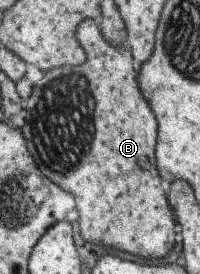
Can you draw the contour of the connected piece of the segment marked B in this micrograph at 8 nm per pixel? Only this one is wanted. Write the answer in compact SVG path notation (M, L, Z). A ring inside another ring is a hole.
M92 20L81 21L76 26L75 36L84 50L85 62L46 70L34 84L26 102L28 114L20 128L26 140L26 148L34 158L38 170L76 198L76 210L80 214L78 230L84 240L114 246L116 250L142 258L164 258L173 247L174 216L166 202L164 190L160 188L160 178L154 166L156 120L138 92L130 51L126 45L114 48L104 42L100 30Z

